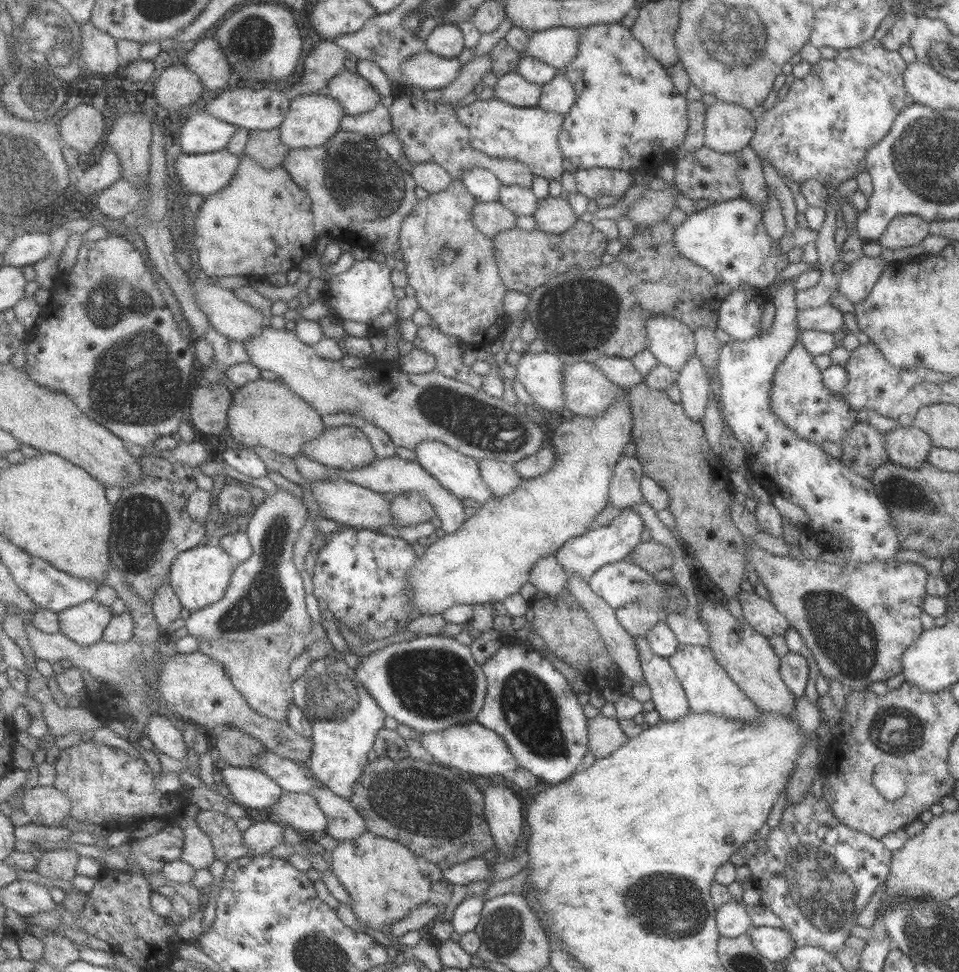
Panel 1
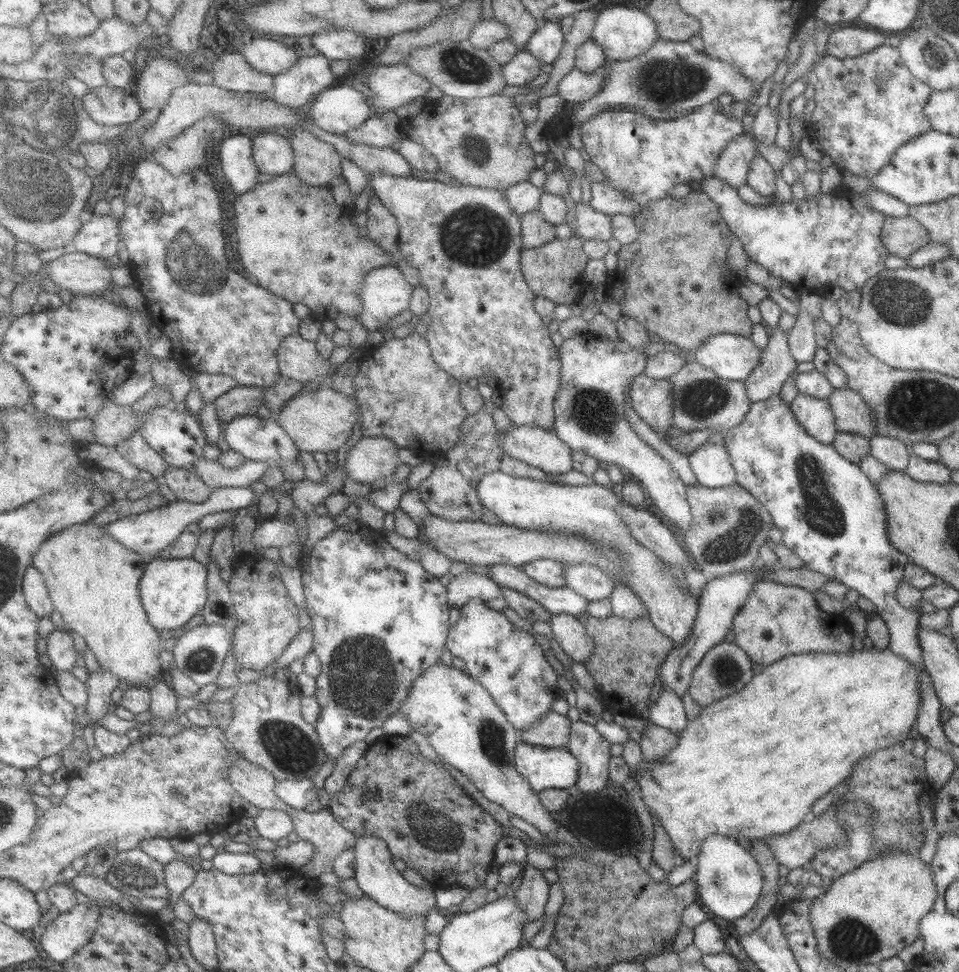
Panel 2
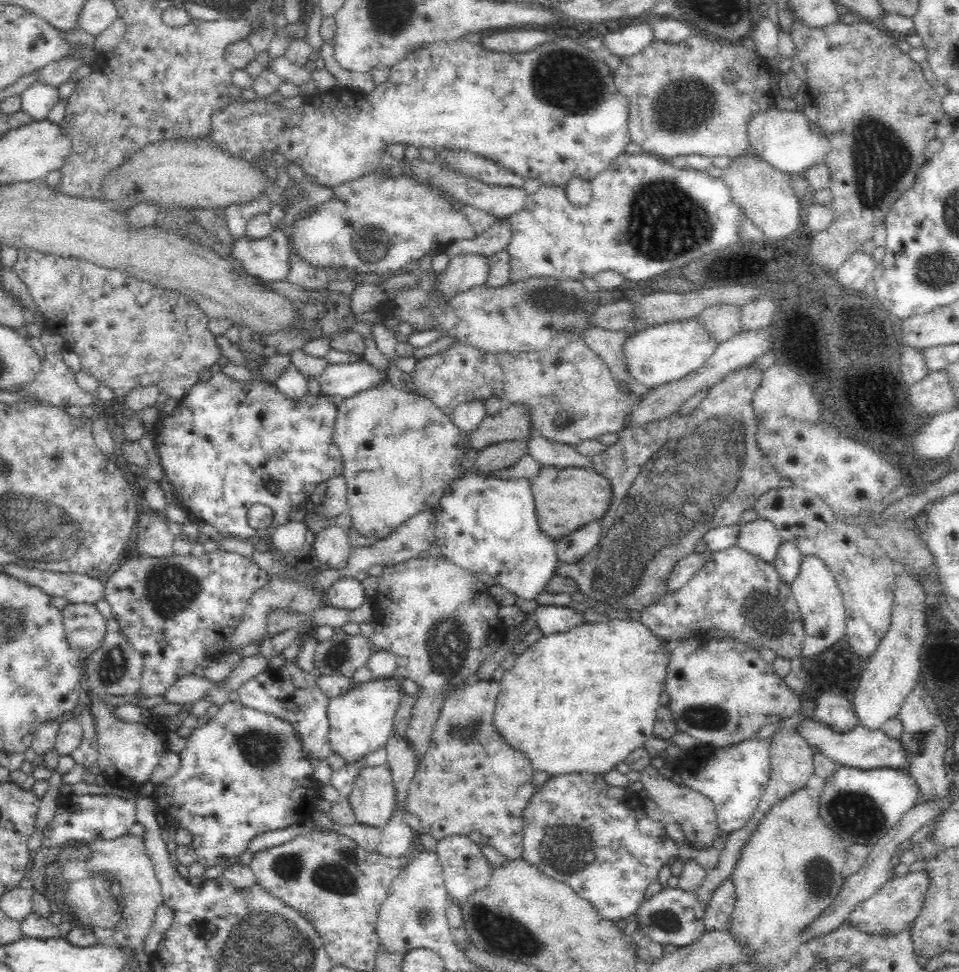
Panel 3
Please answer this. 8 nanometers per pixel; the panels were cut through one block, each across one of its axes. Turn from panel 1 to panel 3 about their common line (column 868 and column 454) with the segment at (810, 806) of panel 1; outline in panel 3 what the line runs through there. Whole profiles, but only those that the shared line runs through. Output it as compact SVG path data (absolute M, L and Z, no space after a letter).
M454 834L446 836L442 840L437 841L435 853L438 854L438 861L440 862L443 879L445 880L445 887L448 893L448 900L458 902L459 906L472 894L474 891L482 890L485 886L490 884L492 876L490 865L484 857L483 850L481 850L482 843L474 843L468 835Z

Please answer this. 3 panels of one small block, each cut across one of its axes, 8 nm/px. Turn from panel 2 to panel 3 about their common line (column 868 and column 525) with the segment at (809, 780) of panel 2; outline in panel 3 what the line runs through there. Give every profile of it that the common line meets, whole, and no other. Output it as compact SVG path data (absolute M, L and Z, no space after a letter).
M632 618L630 620L608 620L608 622L598 621L594 623L586 621L567 632L543 636L514 659L514 668L504 672L500 680L500 692L497 696L493 724L496 731L502 735L510 747L521 750L528 757L535 772L547 772L548 776L584 771L604 775L614 769L619 762L626 760L630 752L643 747L648 738L653 737L654 728L657 724L658 707L660 706L658 698L662 696L662 684L665 682L670 658L663 648L661 638L654 635L644 624Z

